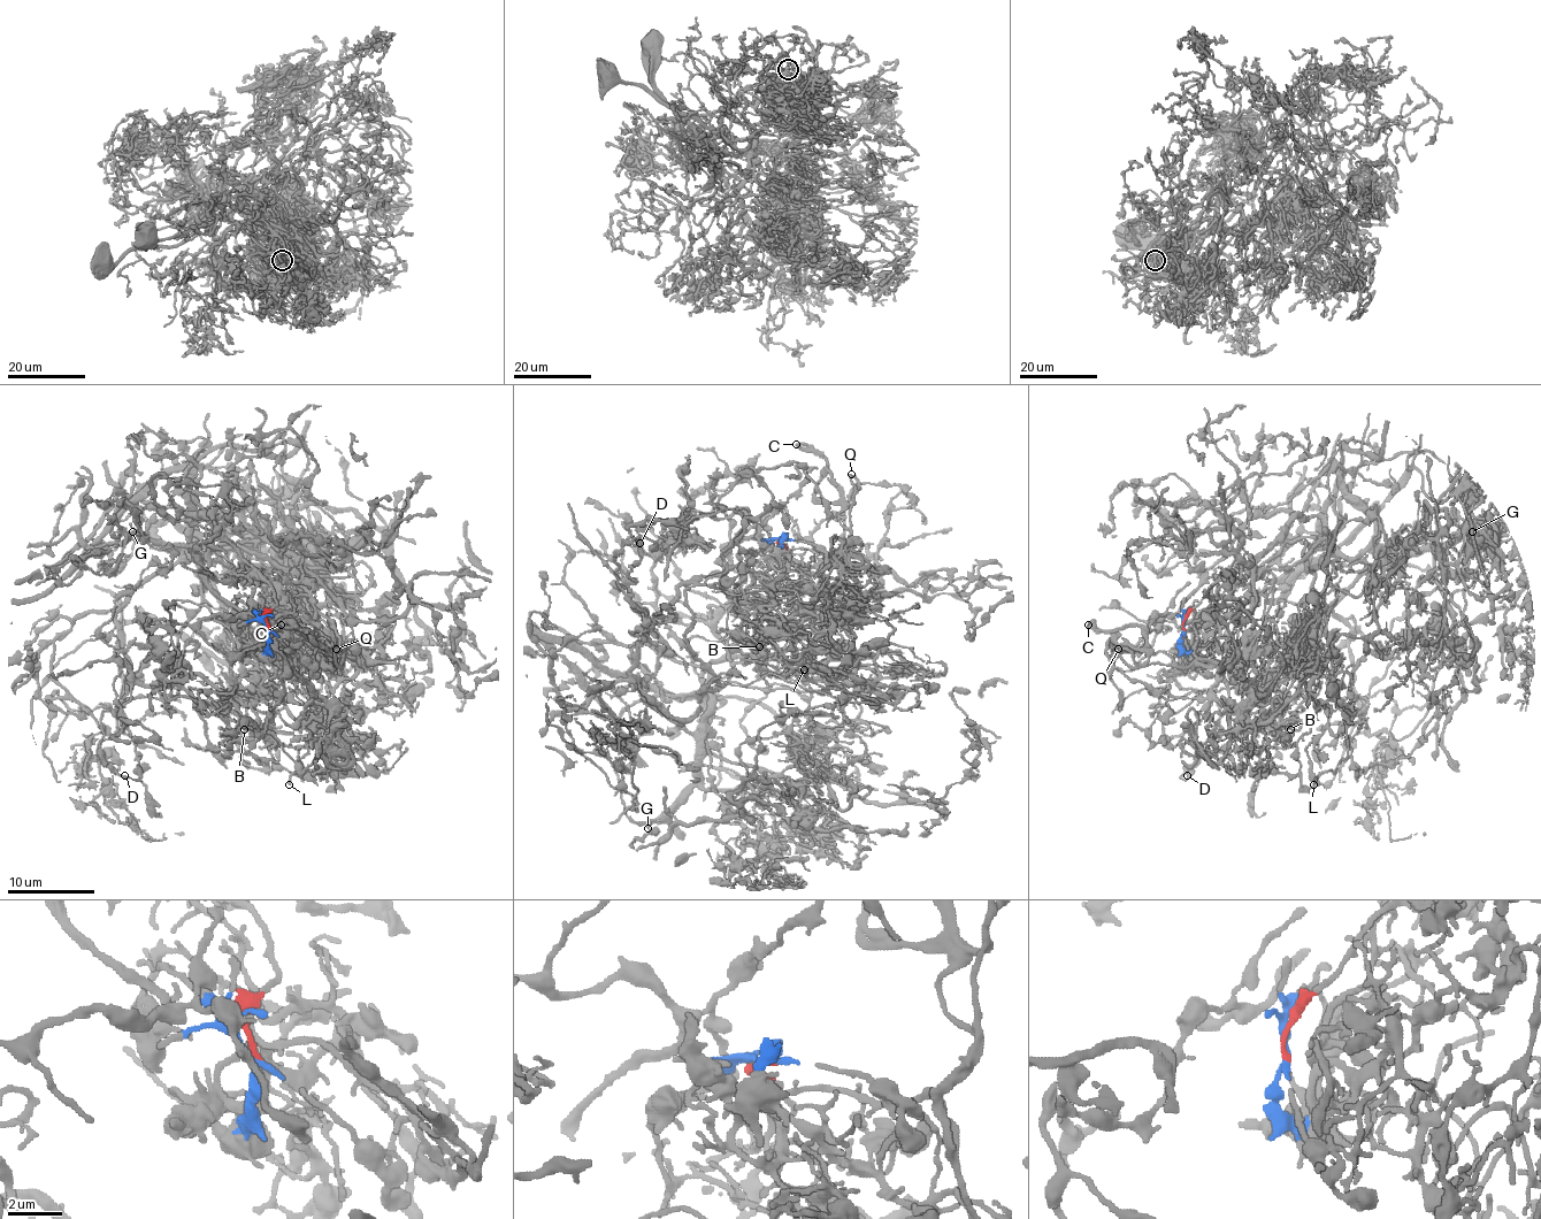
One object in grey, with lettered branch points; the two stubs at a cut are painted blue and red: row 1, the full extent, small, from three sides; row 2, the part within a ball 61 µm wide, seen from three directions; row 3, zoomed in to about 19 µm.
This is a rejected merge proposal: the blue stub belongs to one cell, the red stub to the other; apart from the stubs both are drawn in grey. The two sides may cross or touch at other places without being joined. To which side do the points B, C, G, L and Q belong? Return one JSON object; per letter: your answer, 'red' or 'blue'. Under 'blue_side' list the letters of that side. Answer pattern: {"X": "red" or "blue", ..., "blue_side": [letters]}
{"B": "blue", "C": "blue", "G": "red", "L": "blue", "Q": "blue", "blue_side": ["B", "C", "L", "Q"]}

